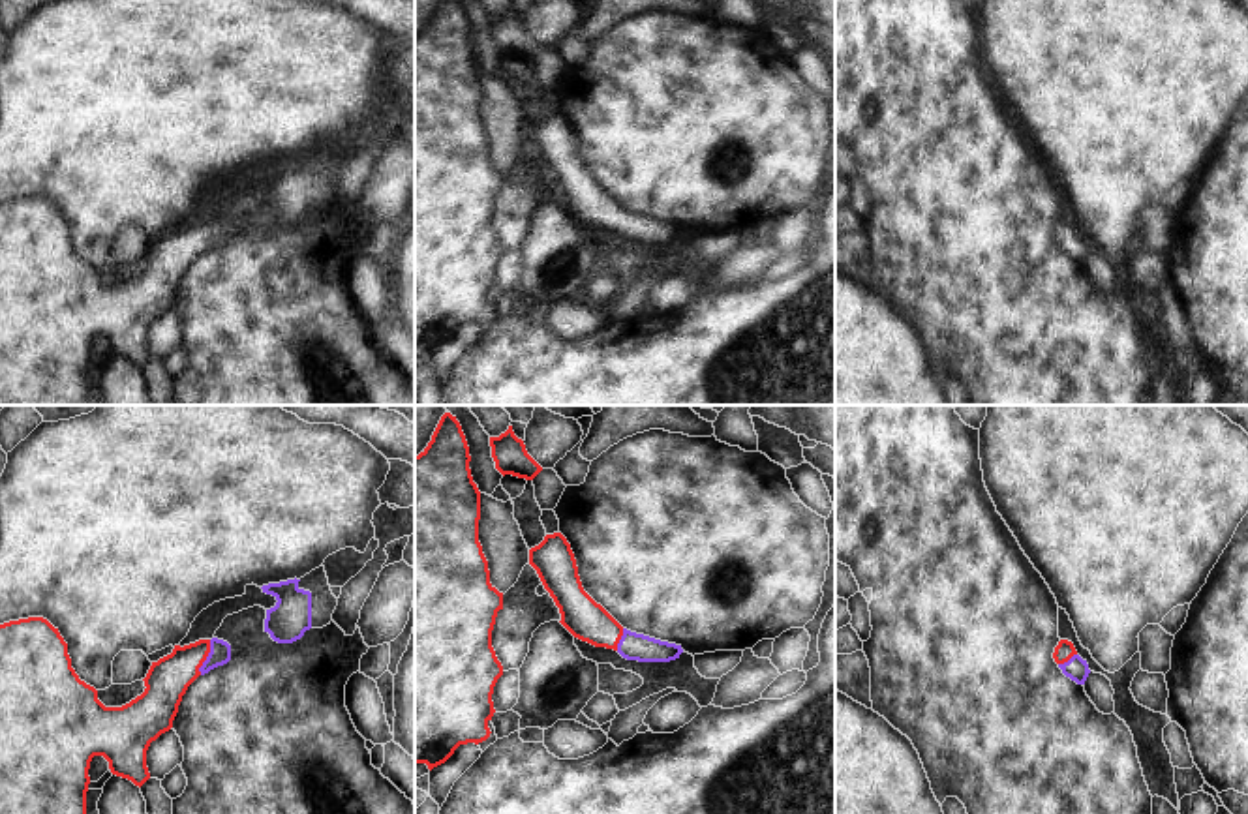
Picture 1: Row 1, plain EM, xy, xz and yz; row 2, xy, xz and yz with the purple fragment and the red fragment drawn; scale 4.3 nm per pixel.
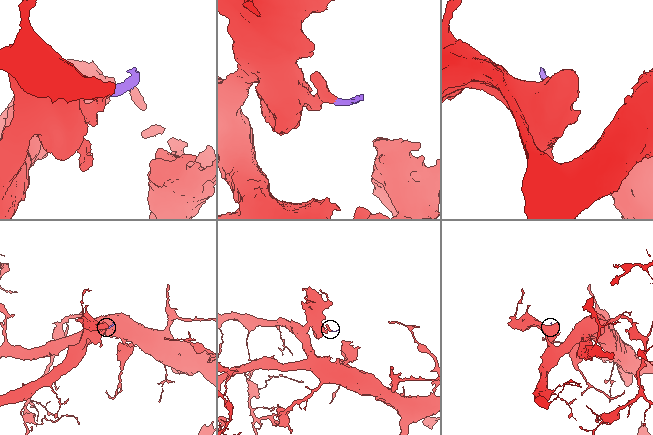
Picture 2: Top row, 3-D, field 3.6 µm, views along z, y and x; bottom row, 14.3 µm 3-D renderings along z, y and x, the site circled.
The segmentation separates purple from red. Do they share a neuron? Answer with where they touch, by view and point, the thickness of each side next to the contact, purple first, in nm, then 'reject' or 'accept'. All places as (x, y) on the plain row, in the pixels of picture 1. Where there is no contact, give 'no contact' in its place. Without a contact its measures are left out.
xy (207, 237) | 100/190 nm | accept

